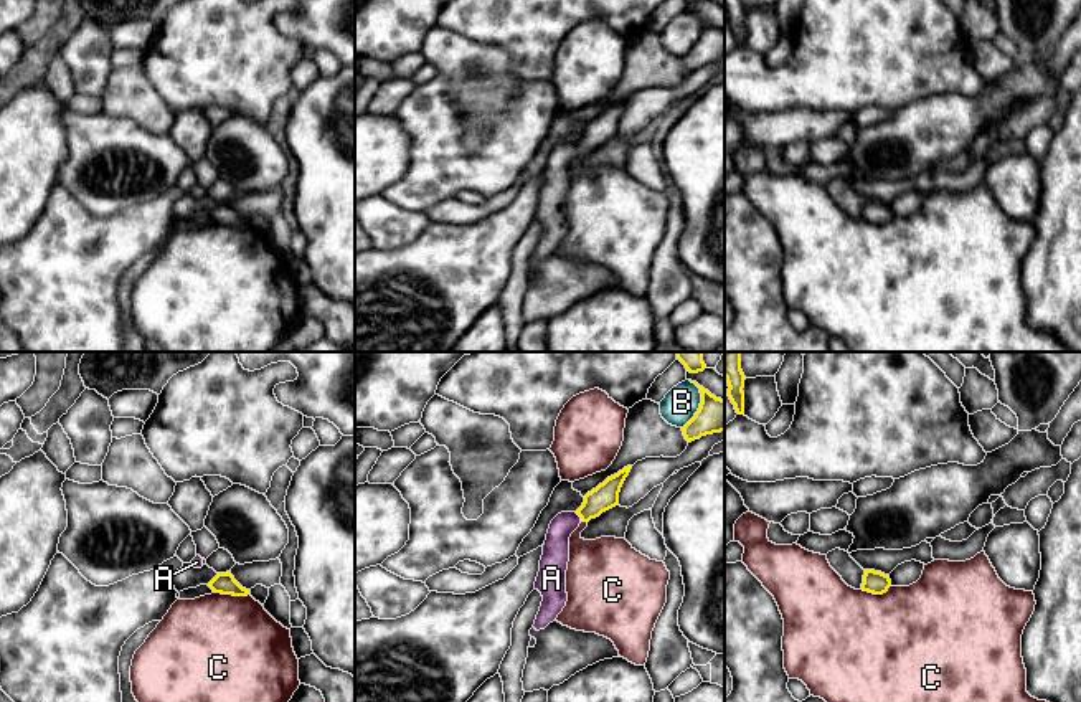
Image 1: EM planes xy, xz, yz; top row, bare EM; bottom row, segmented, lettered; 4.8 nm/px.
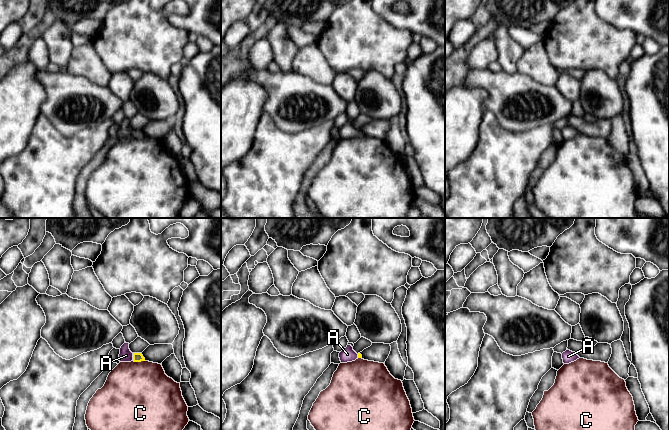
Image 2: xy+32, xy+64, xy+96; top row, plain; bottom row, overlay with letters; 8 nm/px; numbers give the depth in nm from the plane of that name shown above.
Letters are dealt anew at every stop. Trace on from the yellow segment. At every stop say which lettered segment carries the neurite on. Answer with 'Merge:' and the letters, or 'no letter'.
Merge: A

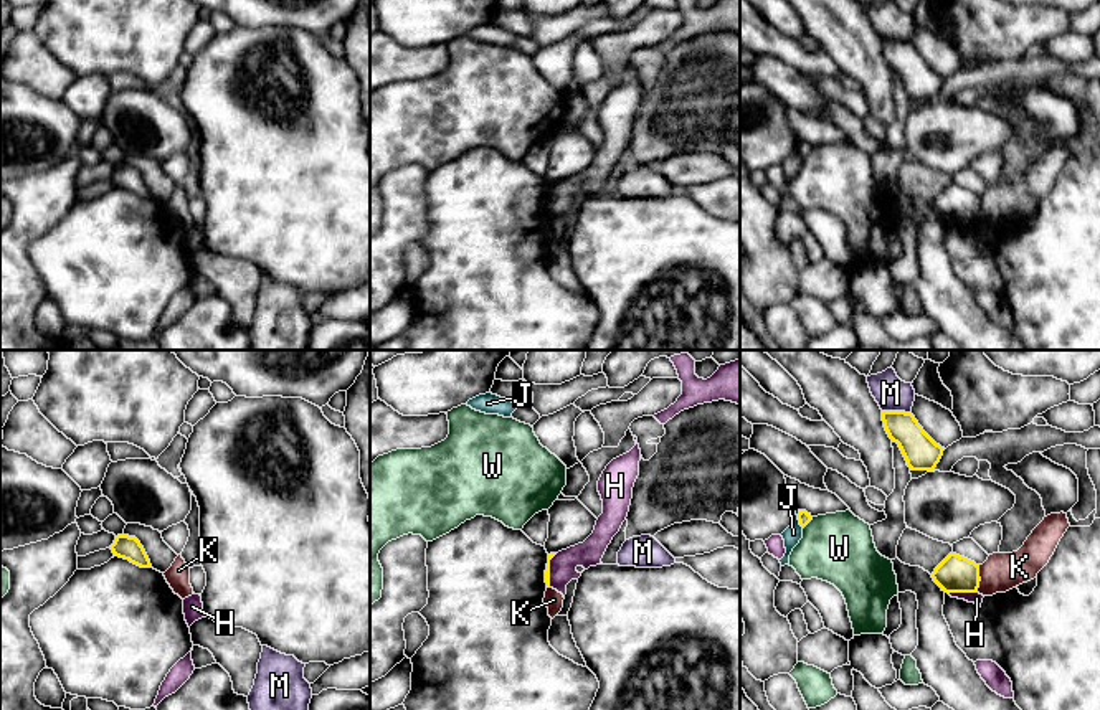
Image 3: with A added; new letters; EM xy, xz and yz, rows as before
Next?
Merge: no letter

